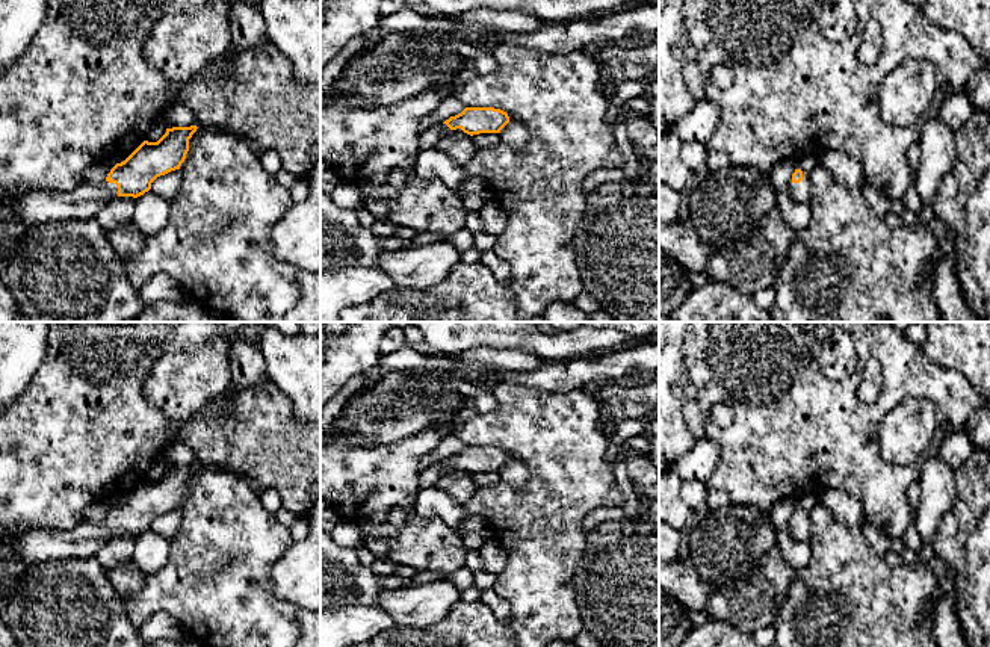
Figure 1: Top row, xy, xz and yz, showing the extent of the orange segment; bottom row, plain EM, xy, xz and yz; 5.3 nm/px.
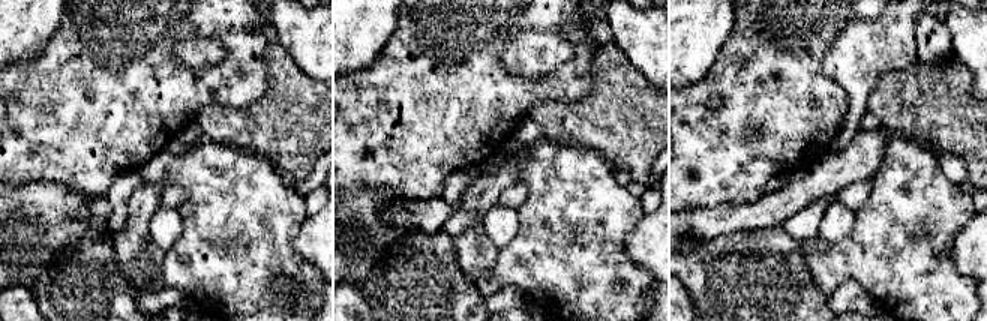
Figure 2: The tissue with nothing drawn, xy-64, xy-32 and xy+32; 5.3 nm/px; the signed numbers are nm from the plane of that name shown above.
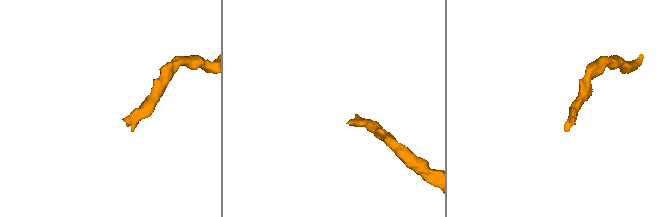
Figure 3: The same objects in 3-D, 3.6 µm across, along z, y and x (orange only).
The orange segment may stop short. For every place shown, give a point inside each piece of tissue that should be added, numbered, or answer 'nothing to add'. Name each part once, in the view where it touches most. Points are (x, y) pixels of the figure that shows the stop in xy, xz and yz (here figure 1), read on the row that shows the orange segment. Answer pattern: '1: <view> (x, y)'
1: xy (35, 207)

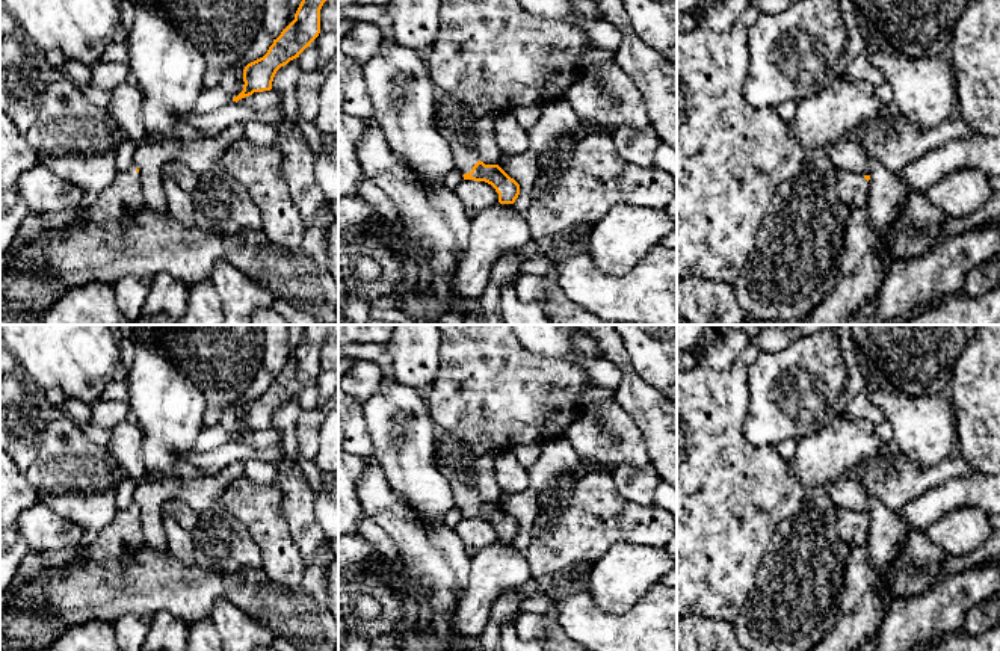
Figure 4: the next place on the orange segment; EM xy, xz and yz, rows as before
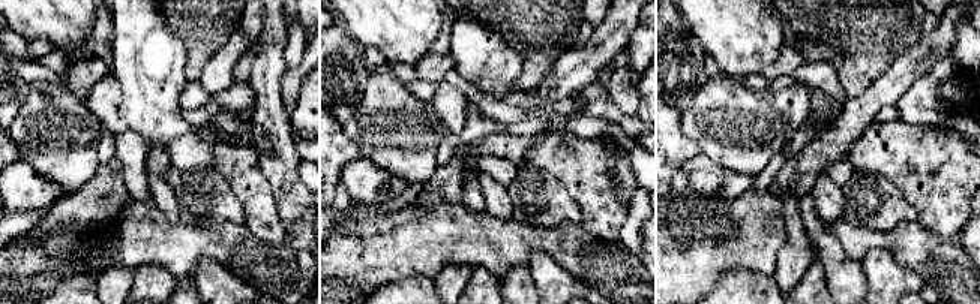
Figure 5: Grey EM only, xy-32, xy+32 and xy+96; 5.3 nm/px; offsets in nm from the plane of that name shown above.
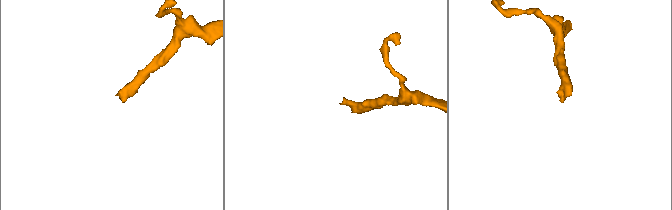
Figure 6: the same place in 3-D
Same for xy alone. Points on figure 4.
1: xy (123, 198)

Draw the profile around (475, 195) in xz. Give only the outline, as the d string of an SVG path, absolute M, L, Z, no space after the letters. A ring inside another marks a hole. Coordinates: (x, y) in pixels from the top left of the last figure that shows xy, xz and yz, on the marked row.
M462 180L453 192L471 219L486 207L498 202L498 193L485 181Z

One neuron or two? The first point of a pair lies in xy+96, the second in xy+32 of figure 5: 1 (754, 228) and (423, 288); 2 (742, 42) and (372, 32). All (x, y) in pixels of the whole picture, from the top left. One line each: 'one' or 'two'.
1: two
2: one

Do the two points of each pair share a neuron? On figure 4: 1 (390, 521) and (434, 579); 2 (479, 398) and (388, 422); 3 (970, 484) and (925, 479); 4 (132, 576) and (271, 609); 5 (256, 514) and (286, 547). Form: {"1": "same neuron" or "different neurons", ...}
{"1": "same neuron", "2": "different neurons", "3": "different neurons", "4": "same neuron", "5": "same neuron"}

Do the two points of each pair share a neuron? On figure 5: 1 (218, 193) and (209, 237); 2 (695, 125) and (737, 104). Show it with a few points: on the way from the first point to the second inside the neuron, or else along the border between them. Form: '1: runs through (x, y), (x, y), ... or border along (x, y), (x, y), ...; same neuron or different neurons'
1: border along (179, 220), (201, 228), (243, 225); different neurons
2: runs through (706, 122), (719, 122), (727, 114); same neuron

